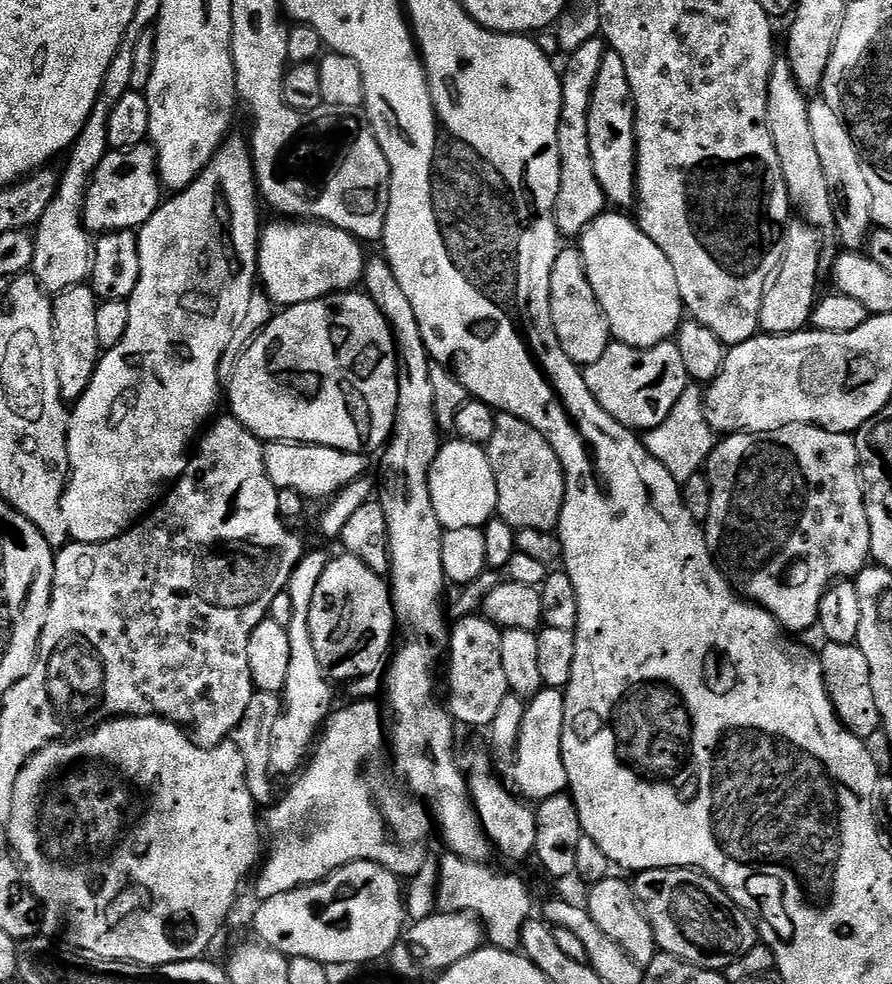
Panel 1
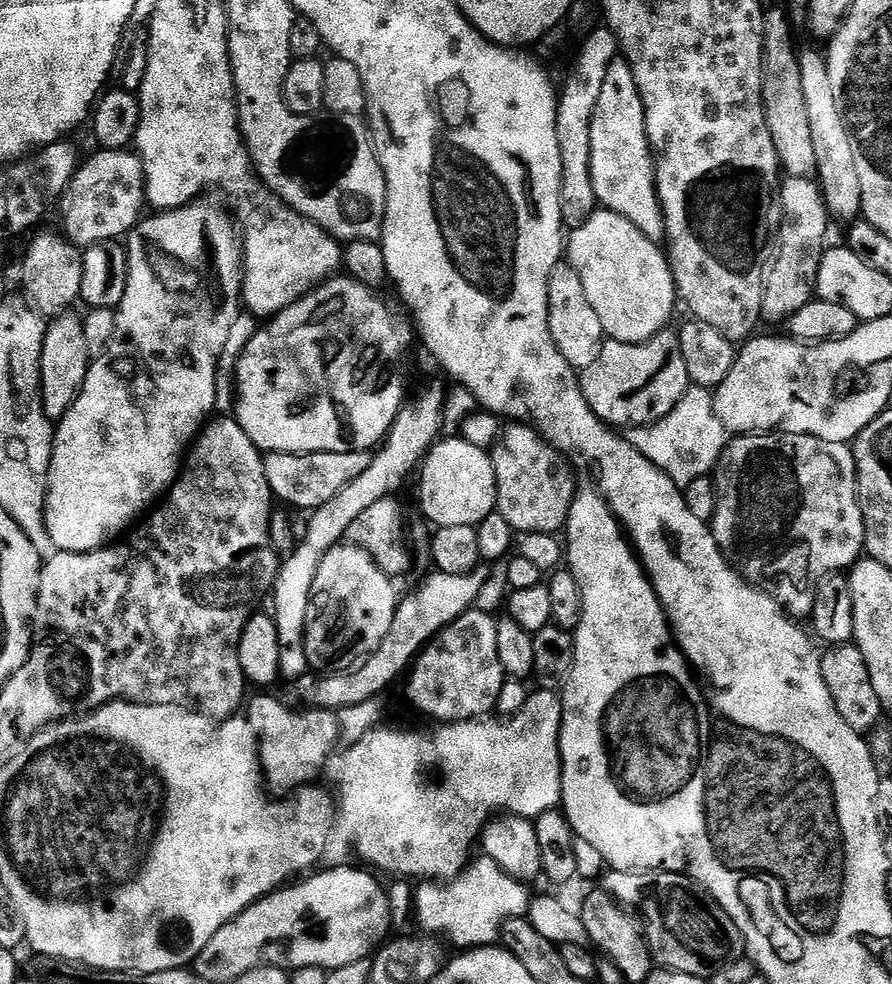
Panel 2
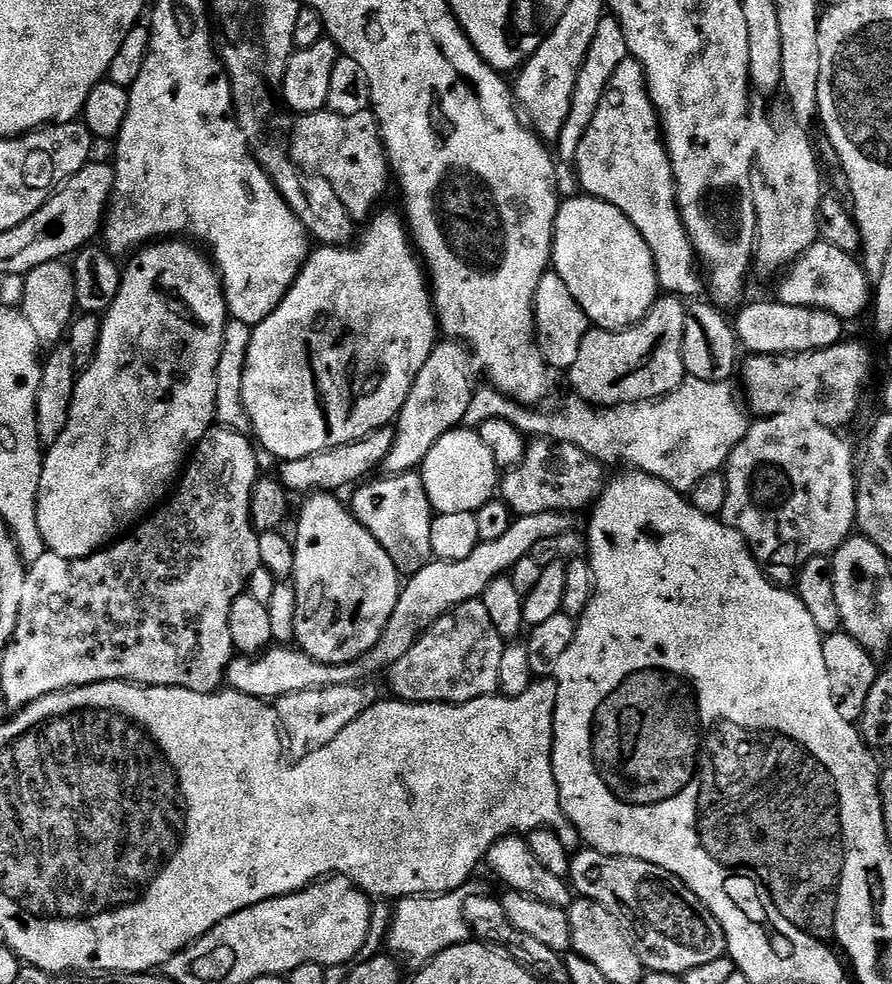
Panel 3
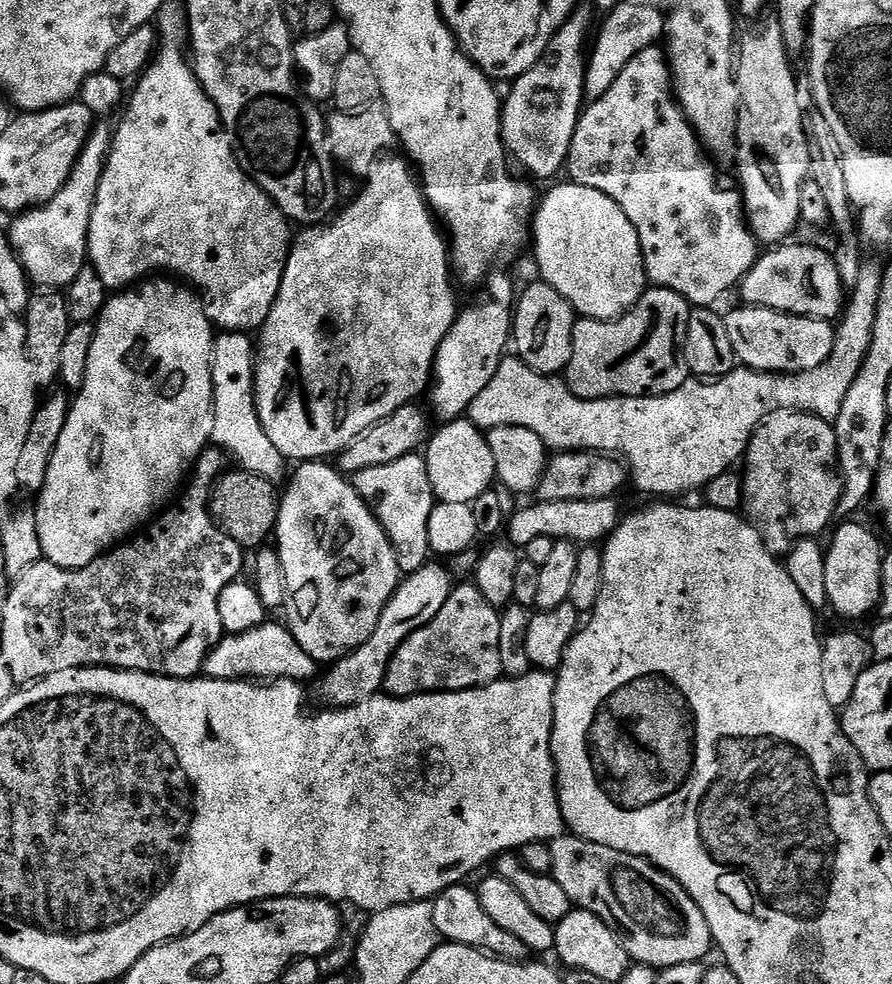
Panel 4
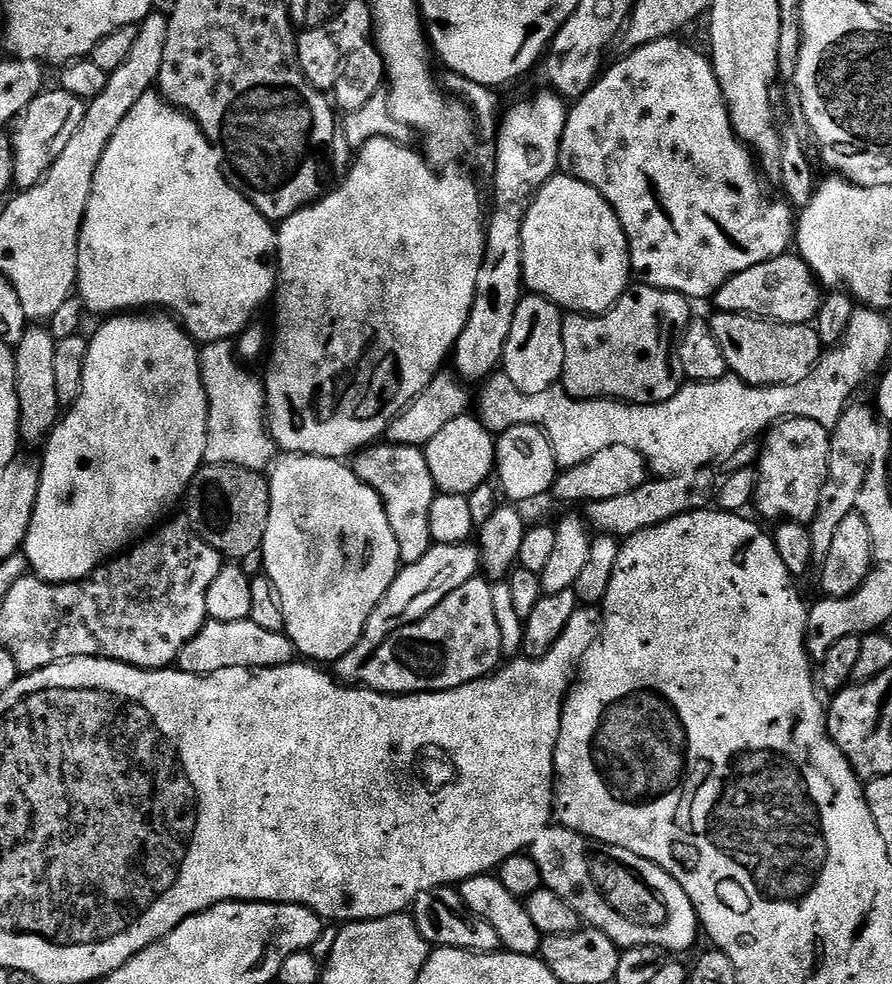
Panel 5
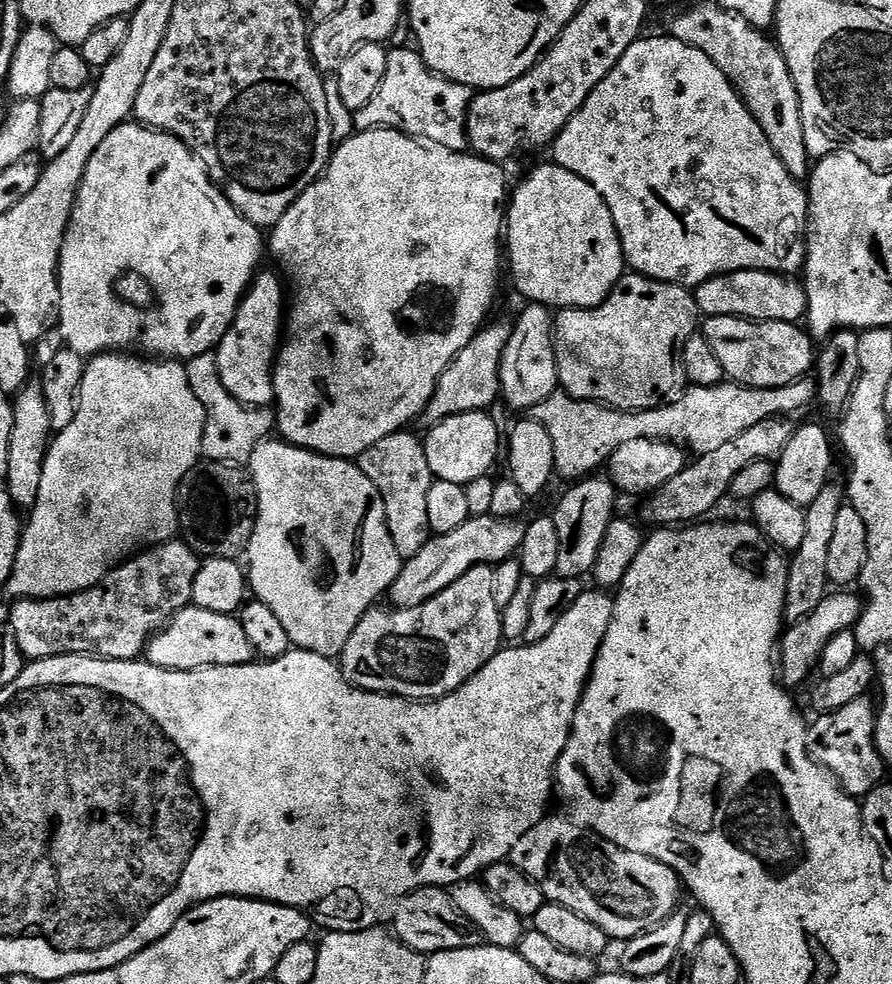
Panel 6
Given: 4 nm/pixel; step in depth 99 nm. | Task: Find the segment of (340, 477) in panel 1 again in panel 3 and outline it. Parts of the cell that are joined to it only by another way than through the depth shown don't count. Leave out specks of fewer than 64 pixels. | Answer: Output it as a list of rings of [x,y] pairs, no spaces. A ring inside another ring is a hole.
[[[389,426],[371,432],[365,440],[355,440],[349,444],[343,444],[306,458],[285,460],[279,465],[278,479],[292,494],[296,494],[296,492],[332,494],[340,490],[336,488],[344,488],[347,484],[352,484],[351,486],[359,485],[361,481],[375,473],[372,472],[375,468],[379,469],[383,465],[384,459],[387,458],[394,446],[395,438],[395,427]]]

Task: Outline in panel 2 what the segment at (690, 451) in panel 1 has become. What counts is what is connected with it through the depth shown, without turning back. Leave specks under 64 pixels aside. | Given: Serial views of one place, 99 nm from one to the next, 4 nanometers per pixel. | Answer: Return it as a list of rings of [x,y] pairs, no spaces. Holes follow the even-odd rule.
[[[692,386],[678,406],[666,414],[666,418],[641,428],[627,429],[626,439],[683,490],[694,482],[694,478],[707,476],[715,469],[730,433],[716,415],[713,393],[709,389]]]

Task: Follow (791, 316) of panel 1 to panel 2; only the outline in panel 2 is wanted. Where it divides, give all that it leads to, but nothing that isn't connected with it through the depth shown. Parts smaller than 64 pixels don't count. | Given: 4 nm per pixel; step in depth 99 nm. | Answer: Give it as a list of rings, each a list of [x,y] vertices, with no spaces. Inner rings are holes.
[[[792,174],[788,177],[779,185],[782,213],[780,231],[772,262],[764,273],[762,310],[765,321],[783,321],[814,299],[814,281],[826,251],[824,239],[828,236],[830,213],[824,205],[824,193],[821,192],[819,183],[804,174]]]

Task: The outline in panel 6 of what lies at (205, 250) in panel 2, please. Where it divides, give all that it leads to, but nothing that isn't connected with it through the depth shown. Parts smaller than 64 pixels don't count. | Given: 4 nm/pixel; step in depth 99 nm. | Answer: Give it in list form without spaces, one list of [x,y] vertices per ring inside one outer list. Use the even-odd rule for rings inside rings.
[[[105,352],[93,356],[85,363],[84,377],[80,387],[80,405],[76,411],[74,422],[70,426],[59,429],[48,450],[48,457],[44,459],[42,470],[42,486],[38,490],[38,502],[30,510],[26,527],[20,537],[20,549],[14,562],[12,577],[8,579],[6,591],[12,598],[31,598],[42,600],[46,596],[69,596],[71,592],[81,592],[94,586],[99,580],[111,572],[117,564],[129,559],[133,554],[158,544],[165,544],[167,540],[177,535],[180,527],[178,511],[178,493],[180,483],[190,474],[190,470],[201,463],[202,438],[206,426],[206,410],[202,402],[198,402],[198,394],[190,390],[190,378],[187,367],[179,360],[165,360],[163,358],[145,358],[140,354],[125,354],[124,352]]]

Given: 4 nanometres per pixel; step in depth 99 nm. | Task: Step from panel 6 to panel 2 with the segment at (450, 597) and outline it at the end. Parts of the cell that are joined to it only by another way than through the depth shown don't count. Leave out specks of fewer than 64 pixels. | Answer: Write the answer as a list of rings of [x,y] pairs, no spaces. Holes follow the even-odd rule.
[[[476,611],[463,612],[453,624],[442,629],[412,661],[410,671],[407,673],[409,702],[418,711],[433,716],[436,722],[479,720],[487,717],[495,709],[499,695],[502,693],[506,673],[498,658],[497,617]]]

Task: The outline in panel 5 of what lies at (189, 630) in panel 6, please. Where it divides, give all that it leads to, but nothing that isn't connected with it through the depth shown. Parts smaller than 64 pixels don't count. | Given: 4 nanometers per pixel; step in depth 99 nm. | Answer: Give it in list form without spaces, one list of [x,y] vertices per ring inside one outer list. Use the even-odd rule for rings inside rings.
[[[209,619],[204,628],[180,652],[178,668],[195,676],[213,676],[218,670],[231,668],[277,668],[293,663],[297,655],[292,639],[284,632],[262,630],[252,619],[218,622]]]

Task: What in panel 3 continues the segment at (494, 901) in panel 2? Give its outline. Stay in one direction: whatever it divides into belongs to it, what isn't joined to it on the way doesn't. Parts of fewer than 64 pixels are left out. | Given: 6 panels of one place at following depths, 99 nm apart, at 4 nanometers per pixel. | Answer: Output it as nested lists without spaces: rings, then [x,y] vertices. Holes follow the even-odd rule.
[[[456,894],[438,896],[410,896],[401,899],[392,913],[386,948],[401,961],[423,966],[455,944],[469,939],[468,919],[464,916],[464,900]]]

